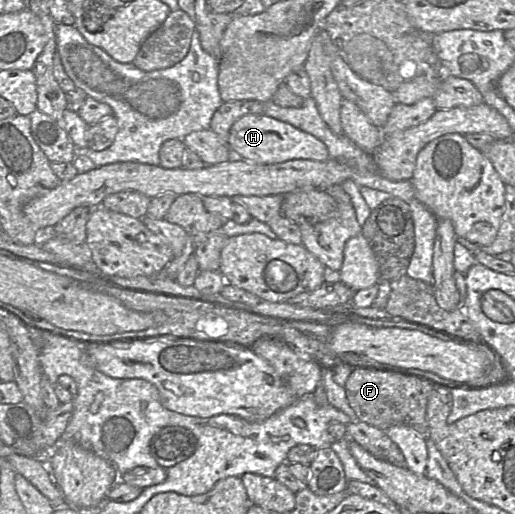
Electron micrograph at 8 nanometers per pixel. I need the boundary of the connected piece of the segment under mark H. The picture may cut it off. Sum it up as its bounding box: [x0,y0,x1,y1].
[227,114,330,164]

